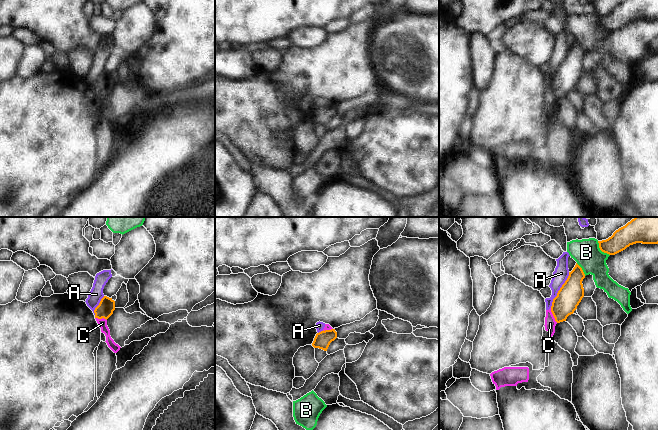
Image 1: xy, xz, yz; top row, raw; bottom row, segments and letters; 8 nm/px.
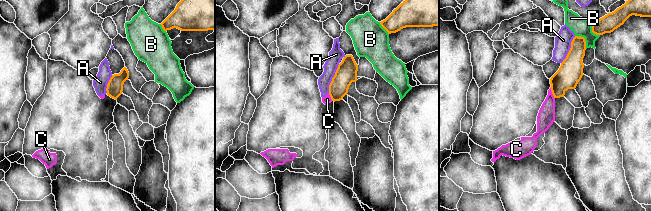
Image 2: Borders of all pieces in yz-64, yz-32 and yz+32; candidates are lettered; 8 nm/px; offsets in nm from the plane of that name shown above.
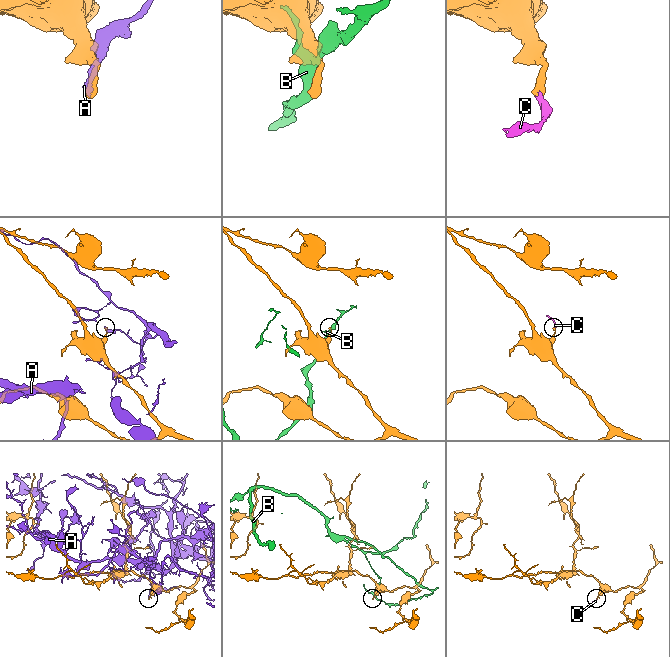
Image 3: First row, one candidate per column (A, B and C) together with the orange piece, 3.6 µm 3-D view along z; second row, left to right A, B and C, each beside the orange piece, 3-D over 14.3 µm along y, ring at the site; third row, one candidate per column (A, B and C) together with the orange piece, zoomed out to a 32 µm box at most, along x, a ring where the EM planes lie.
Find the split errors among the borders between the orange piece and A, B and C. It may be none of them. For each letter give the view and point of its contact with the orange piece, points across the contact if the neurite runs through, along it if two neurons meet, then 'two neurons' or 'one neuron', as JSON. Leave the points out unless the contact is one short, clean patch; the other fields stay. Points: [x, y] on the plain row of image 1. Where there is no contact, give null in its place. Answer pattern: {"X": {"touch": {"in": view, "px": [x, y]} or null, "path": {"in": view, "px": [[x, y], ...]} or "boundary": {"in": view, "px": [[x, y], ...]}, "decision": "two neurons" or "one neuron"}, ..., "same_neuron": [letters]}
{"A": {"touch": {"in": "yz", "px": [559, 66]}, "decision": "two neurons"}, "B": {"touch": {"in": "yz", "px": [601, 26]}, "boundary": {"in": "yz", "px": [[597, 17], [598, 23], [609, 31]]}, "decision": "two neurons"}, "C": {"touch": {"in": "yz", "px": [553, 91]}, "boundary": {"in": "yz", "px": [[550, 84], [557, 98]]}, "decision": "two neurons"}, "same_neuron": []}

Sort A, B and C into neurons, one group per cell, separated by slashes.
A C / B

